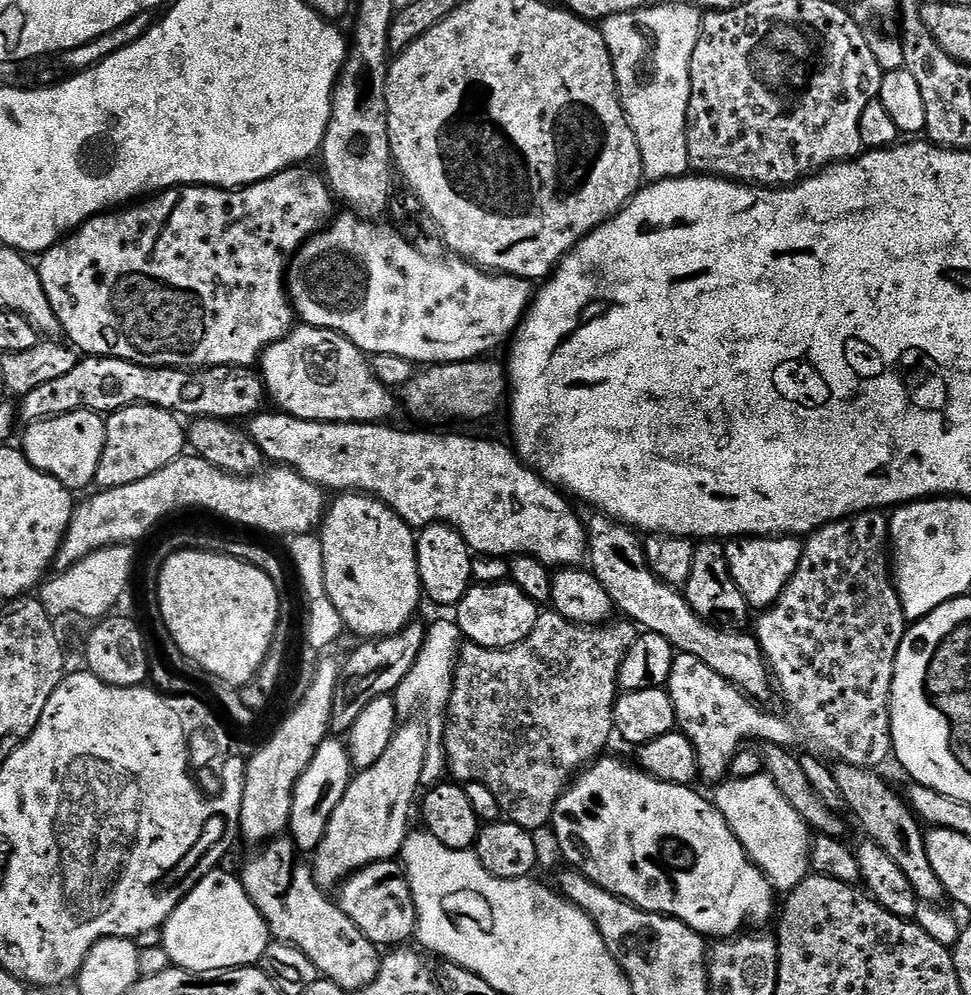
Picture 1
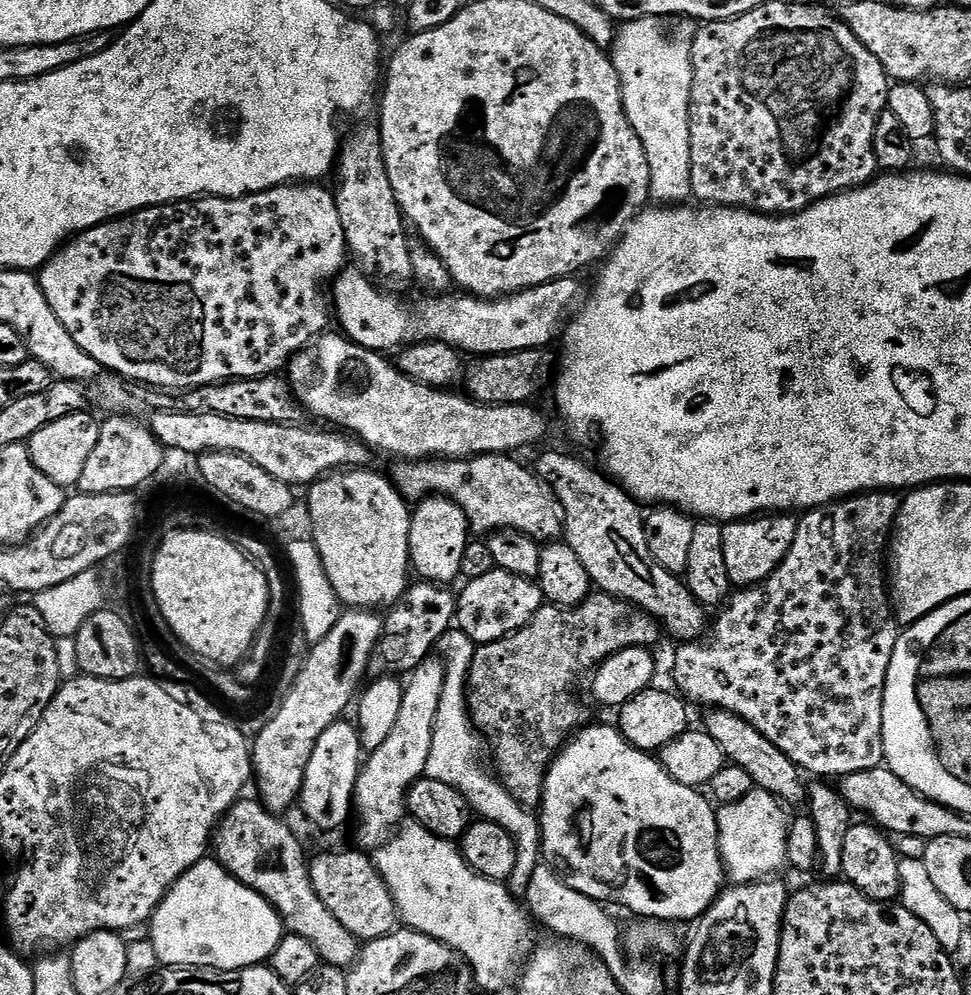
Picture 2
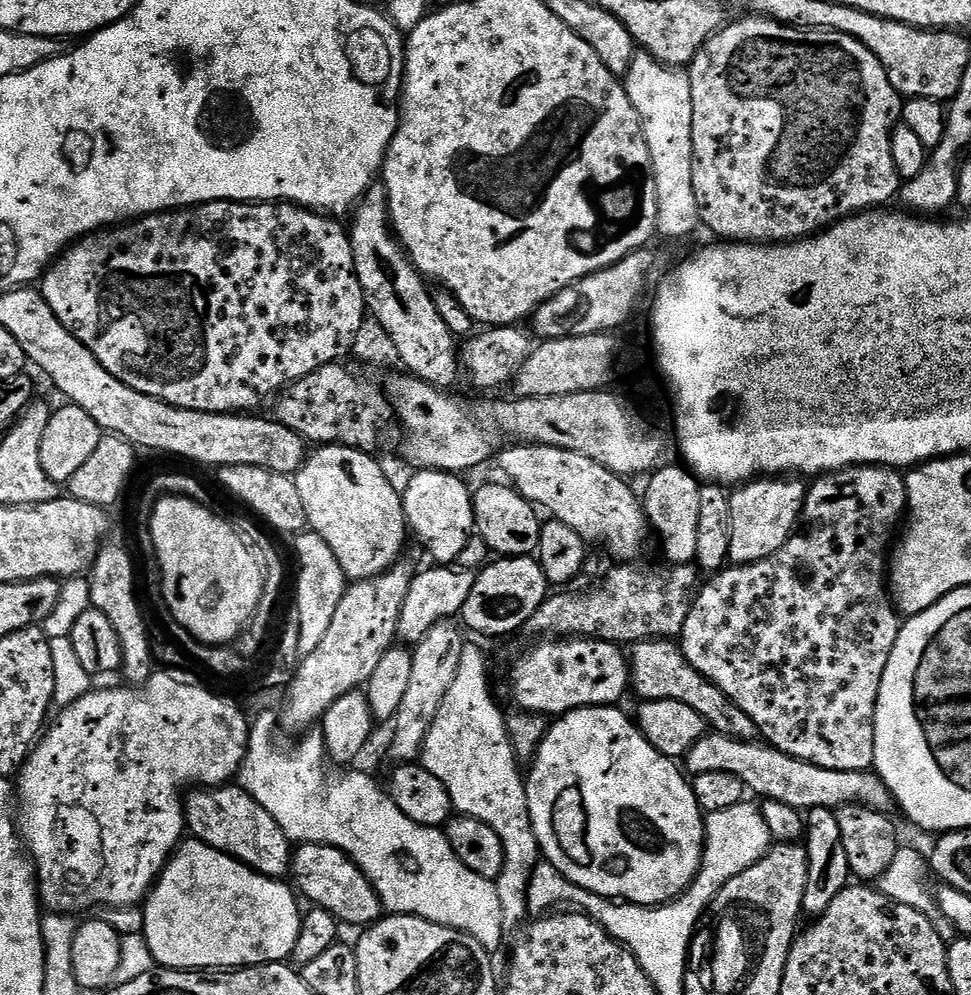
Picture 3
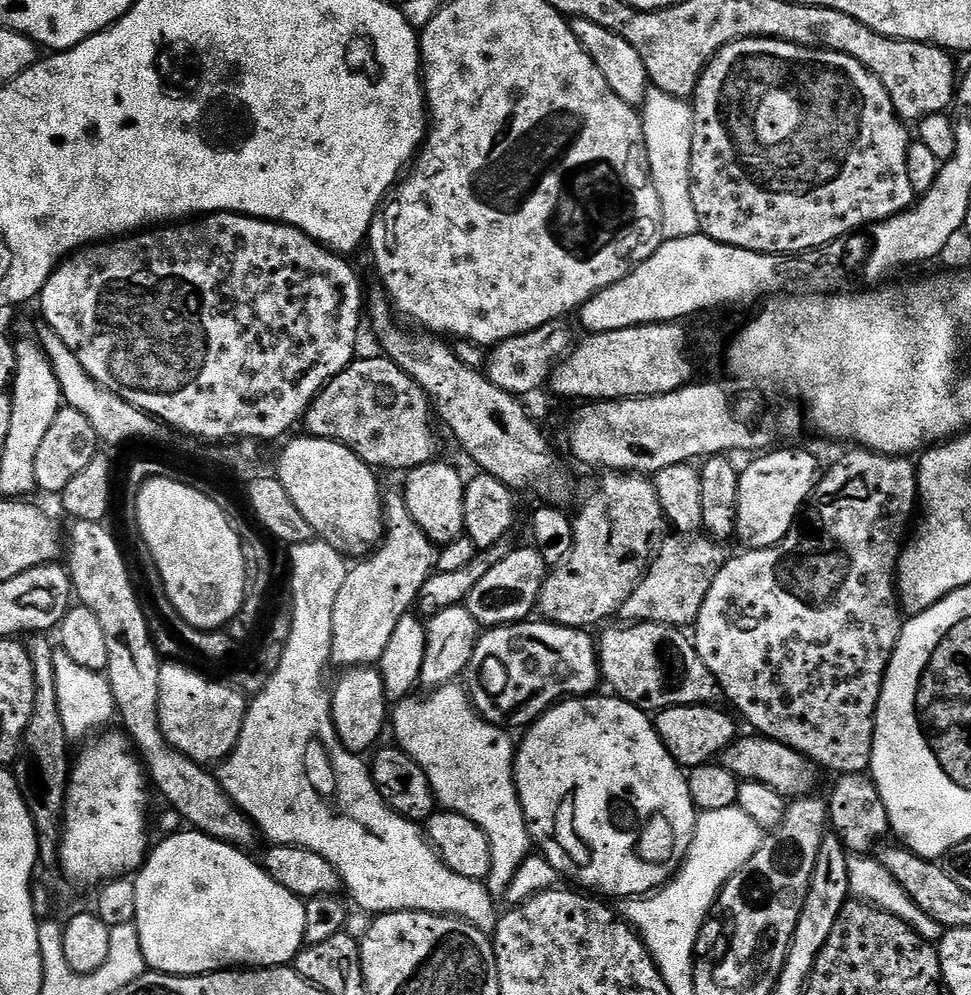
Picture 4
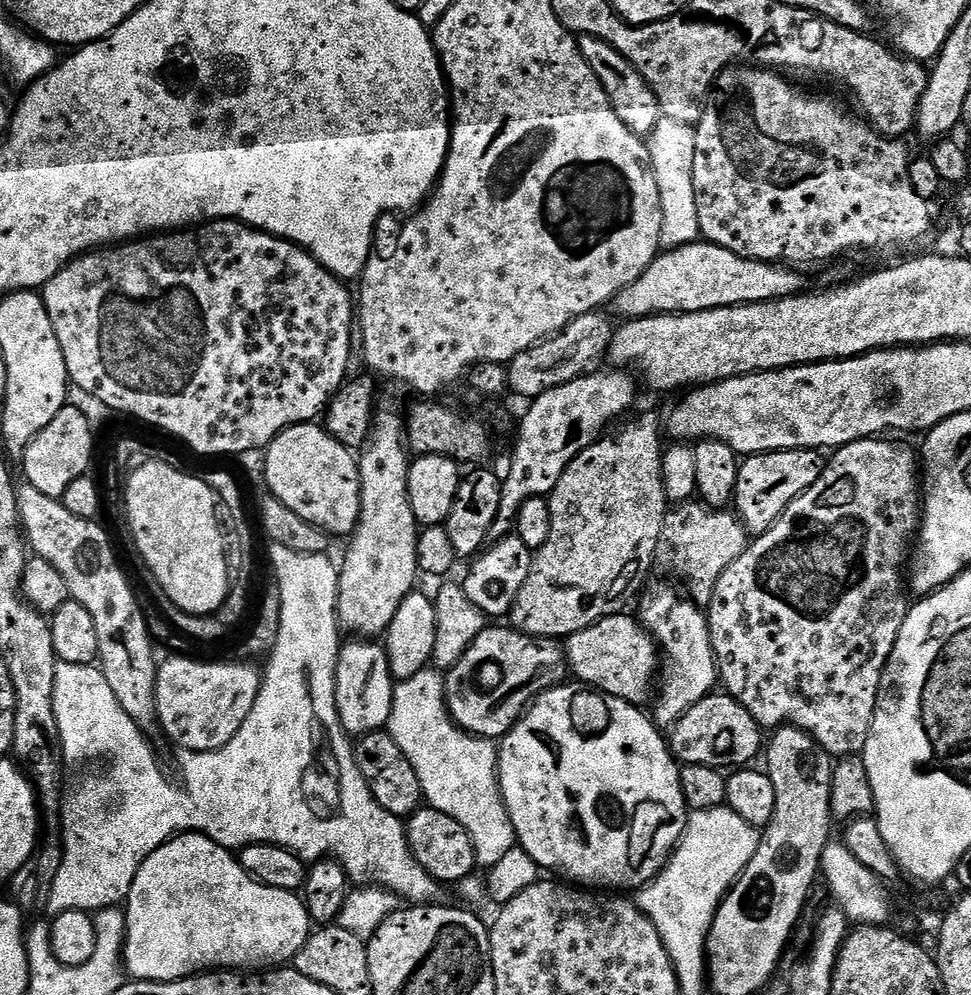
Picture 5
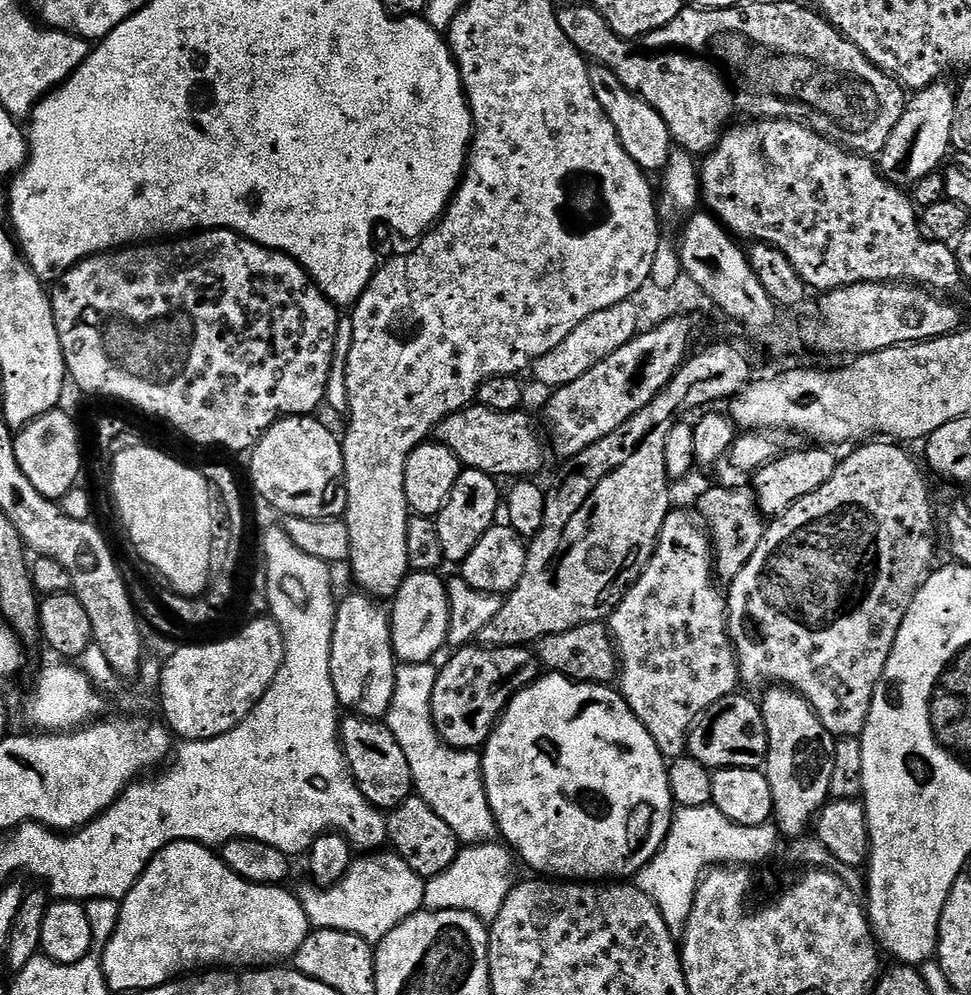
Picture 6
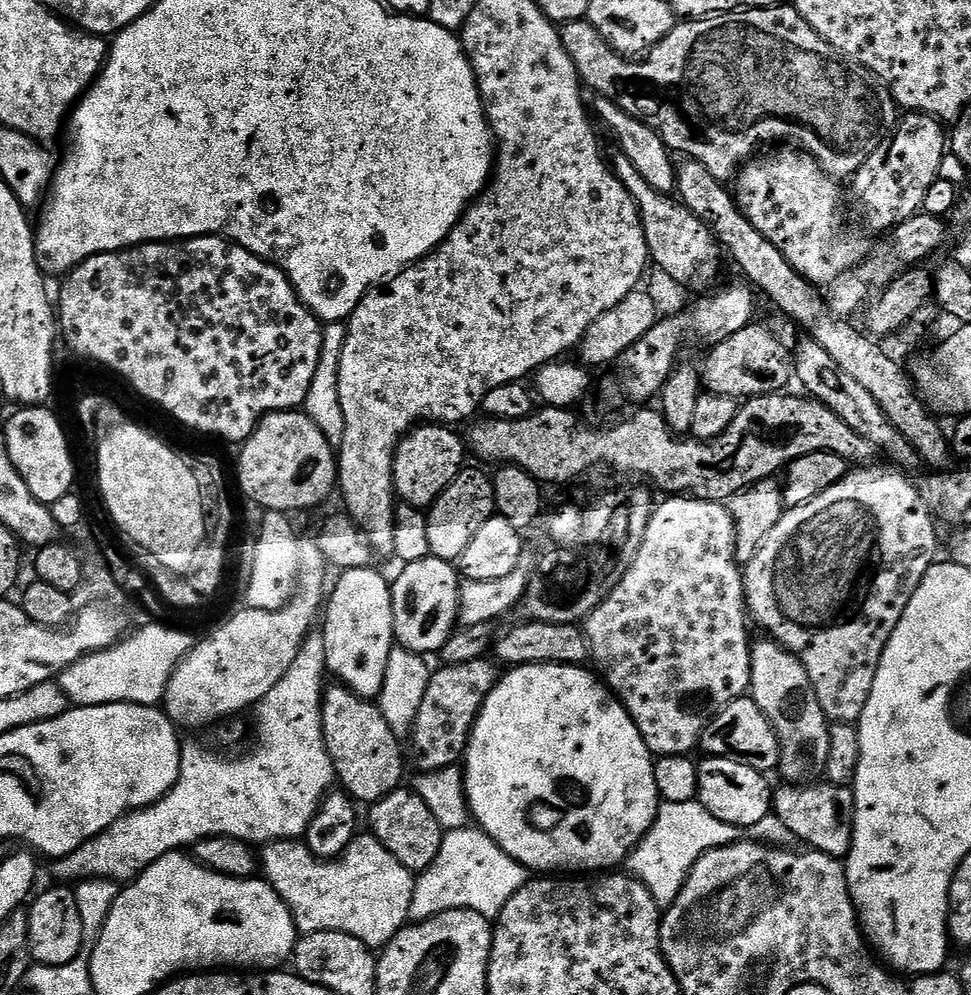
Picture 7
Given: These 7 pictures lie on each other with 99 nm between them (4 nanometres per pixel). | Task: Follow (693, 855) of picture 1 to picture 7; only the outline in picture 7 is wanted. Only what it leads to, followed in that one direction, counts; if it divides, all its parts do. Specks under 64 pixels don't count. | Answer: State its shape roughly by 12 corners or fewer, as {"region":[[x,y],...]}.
{"region":[[521,664],[464,751],[468,811],[536,874],[625,863],[661,806],[599,675]]}

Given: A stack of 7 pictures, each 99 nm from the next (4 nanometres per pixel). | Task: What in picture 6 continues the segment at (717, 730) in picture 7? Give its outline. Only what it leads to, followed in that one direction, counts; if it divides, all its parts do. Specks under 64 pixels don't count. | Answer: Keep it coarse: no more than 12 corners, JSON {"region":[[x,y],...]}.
{"region":[[748,696],[692,723],[687,755],[710,770],[763,769],[766,722]]}

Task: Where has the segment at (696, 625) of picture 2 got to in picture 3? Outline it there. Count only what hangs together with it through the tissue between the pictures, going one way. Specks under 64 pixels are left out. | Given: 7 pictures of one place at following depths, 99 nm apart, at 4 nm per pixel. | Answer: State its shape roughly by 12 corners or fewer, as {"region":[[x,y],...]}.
{"region":[[545,444],[499,453],[503,479],[616,562],[650,525],[623,476]]}

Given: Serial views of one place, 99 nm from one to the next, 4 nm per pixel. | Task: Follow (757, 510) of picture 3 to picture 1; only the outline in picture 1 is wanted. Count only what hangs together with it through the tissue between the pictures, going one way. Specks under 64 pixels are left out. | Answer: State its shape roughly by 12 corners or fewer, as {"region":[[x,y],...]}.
{"region":[[794,536],[733,538],[728,573],[749,609],[771,608],[798,570]]}

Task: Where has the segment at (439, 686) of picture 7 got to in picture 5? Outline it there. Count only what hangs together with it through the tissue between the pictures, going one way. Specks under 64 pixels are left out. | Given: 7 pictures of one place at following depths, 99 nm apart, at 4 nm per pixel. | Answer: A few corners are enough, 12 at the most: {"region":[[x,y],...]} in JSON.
{"region":[[486,626],[447,669],[448,713],[499,741],[565,683],[559,639]]}

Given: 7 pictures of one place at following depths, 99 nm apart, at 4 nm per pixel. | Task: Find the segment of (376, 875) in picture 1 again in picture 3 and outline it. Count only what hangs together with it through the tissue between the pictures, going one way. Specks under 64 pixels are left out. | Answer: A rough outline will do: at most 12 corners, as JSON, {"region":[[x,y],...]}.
{"region":[[299,845],[290,876],[341,925],[371,926],[382,905],[334,846]]}

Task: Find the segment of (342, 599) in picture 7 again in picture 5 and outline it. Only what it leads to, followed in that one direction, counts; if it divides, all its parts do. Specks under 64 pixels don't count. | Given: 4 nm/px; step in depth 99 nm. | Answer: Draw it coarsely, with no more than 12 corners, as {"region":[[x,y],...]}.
{"region":[[368,638],[343,645],[338,718],[349,737],[387,729],[396,684]]}

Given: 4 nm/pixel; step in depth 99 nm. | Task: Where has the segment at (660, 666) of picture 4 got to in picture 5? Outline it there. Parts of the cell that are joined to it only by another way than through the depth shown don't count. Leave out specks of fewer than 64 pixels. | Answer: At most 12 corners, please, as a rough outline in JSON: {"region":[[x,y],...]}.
{"region":[[637,617],[567,637],[579,683],[644,706],[658,645]]}

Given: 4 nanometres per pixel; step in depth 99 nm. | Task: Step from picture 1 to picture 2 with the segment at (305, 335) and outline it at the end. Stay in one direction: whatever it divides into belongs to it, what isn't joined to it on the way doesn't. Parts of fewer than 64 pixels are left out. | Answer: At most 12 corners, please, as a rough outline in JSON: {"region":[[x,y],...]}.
{"region":[[343,334],[288,361],[309,413],[401,460],[503,456],[527,404],[418,384]]}

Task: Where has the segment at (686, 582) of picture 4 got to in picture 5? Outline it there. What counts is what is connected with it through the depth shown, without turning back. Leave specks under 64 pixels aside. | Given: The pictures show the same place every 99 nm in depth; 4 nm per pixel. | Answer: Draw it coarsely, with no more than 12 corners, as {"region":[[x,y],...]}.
{"region":[[680,502],[663,543],[707,606],[718,578],[749,546],[735,511]]}

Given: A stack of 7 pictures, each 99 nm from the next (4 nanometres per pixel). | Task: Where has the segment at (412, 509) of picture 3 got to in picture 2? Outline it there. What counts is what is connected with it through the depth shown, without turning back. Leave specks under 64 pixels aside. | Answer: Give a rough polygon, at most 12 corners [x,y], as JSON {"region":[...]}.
{"region":[[445,496],[415,505],[410,564],[421,581],[461,579],[468,519]]}

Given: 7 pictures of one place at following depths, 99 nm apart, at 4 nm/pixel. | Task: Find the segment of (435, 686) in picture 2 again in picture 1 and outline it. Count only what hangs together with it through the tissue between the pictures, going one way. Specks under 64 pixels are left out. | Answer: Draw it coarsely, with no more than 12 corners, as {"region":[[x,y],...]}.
{"region":[[401,723],[310,856],[320,889],[401,855],[430,755]]}

